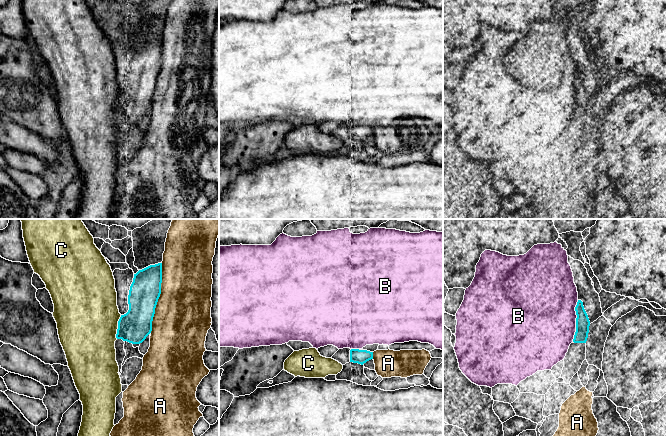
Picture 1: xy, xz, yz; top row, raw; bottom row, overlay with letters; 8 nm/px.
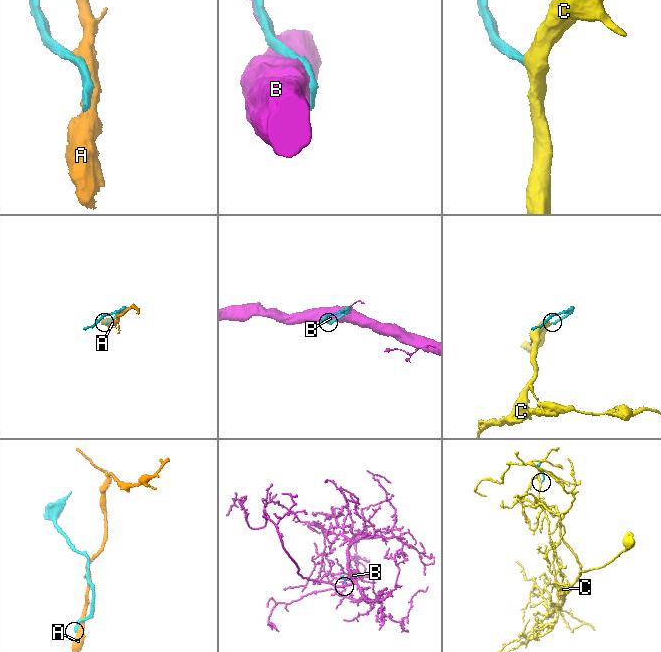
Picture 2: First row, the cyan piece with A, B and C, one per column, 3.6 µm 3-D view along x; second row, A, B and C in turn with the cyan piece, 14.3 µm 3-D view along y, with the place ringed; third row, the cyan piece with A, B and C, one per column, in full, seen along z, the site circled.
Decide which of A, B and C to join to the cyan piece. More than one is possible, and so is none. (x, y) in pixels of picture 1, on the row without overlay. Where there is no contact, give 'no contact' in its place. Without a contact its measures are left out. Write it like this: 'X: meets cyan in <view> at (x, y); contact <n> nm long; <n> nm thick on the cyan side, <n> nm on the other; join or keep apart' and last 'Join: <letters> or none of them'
A: meets cyan in xy at (158, 74); contact 550 nm long; 240 nm thick on the cyan side, 460 nm on the other; keep apart
B: meets cyan in yz at (576, 97); contact 340 nm long; 110 nm thick on the cyan side, 500 nm on the other; keep apart
C: meets cyan in xy at (118, 103); contact 200 nm long; 260 nm thick on the cyan side, 480 nm on the other; keep apart
Join: none of them

